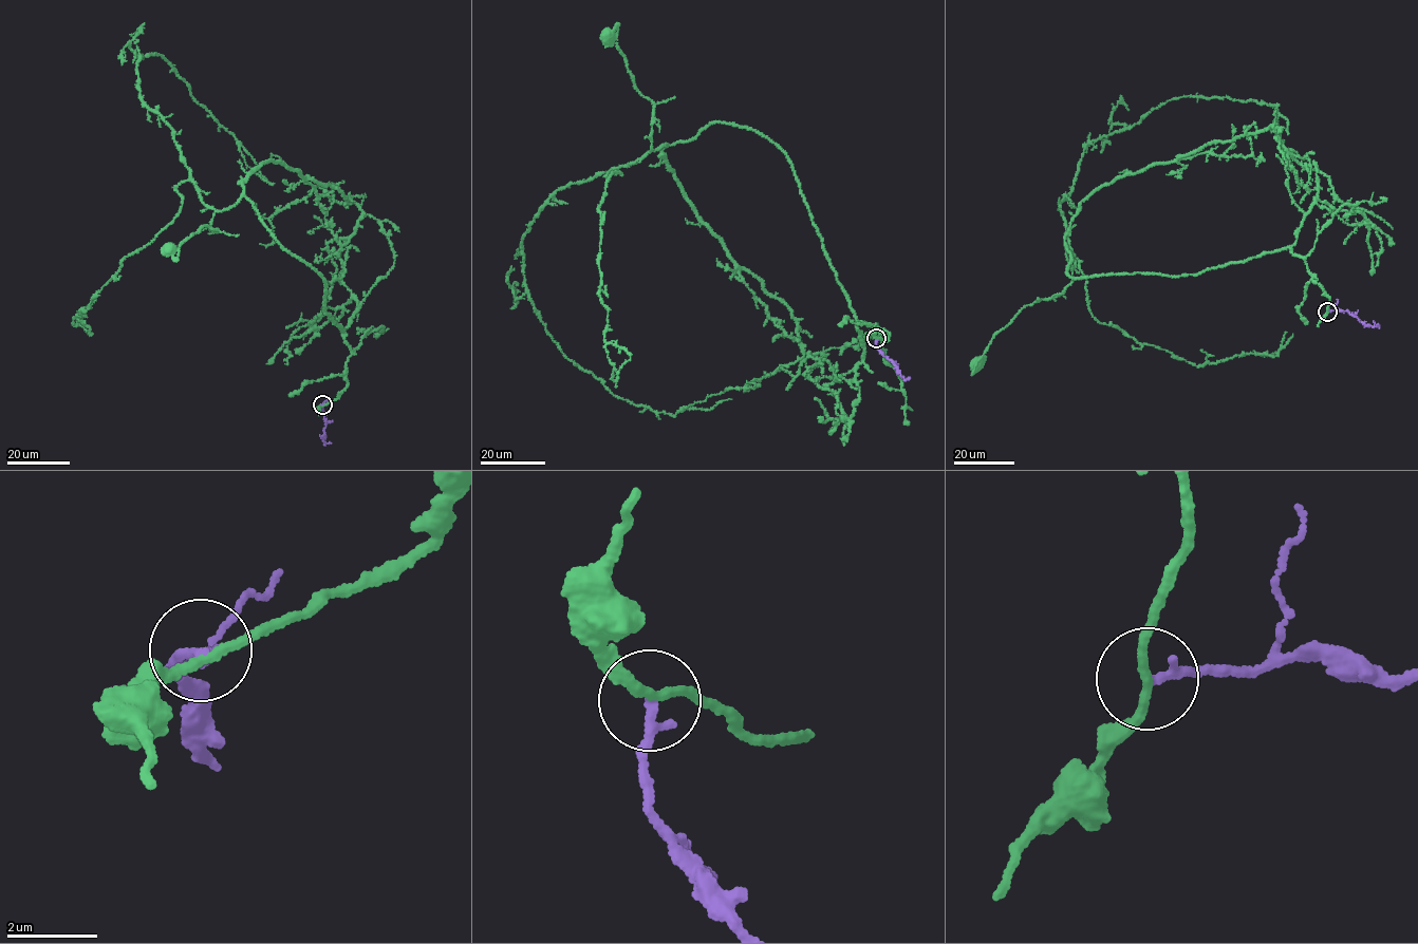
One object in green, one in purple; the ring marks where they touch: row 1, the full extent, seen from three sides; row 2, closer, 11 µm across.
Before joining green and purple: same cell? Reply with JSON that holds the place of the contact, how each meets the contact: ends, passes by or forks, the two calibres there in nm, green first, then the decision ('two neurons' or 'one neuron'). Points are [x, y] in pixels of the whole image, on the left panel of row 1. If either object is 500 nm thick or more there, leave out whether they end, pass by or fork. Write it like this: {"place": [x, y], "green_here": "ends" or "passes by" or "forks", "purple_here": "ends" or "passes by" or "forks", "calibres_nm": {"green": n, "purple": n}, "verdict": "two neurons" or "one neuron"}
{"place": [322, 404], "green_here": "passes by", "purple_here": "ends", "calibres_nm": {"green": 190, "purple": 200}, "verdict": "two neurons"}

